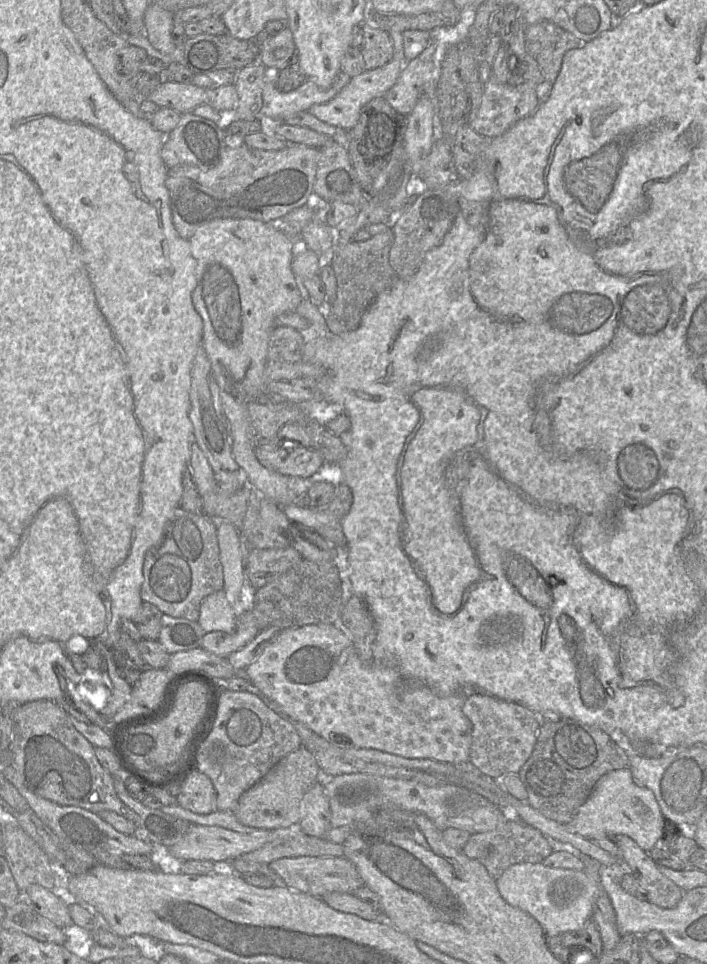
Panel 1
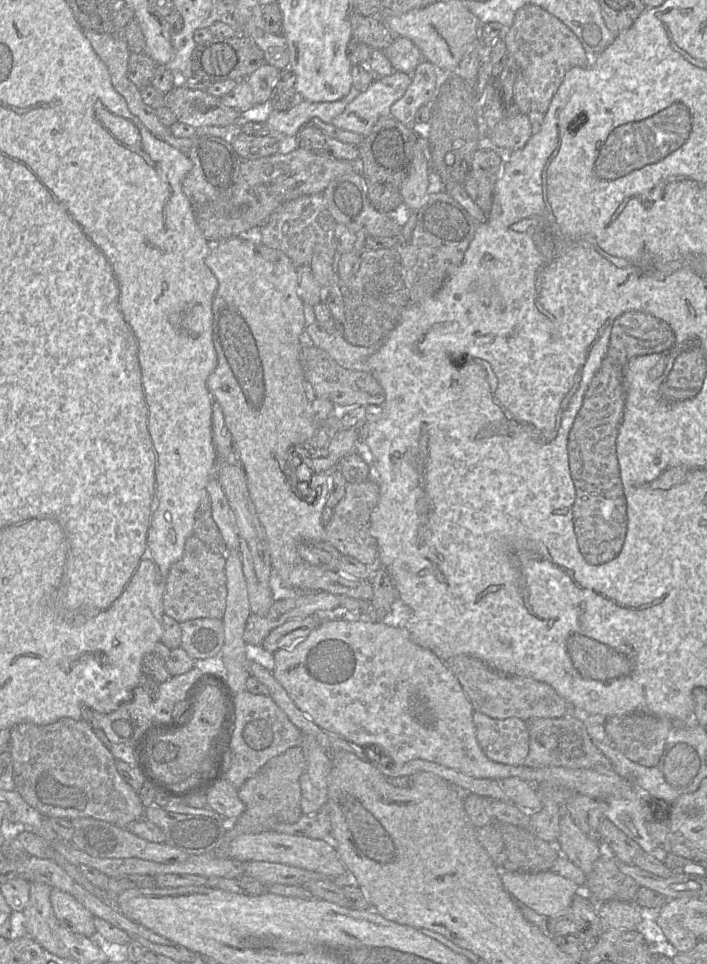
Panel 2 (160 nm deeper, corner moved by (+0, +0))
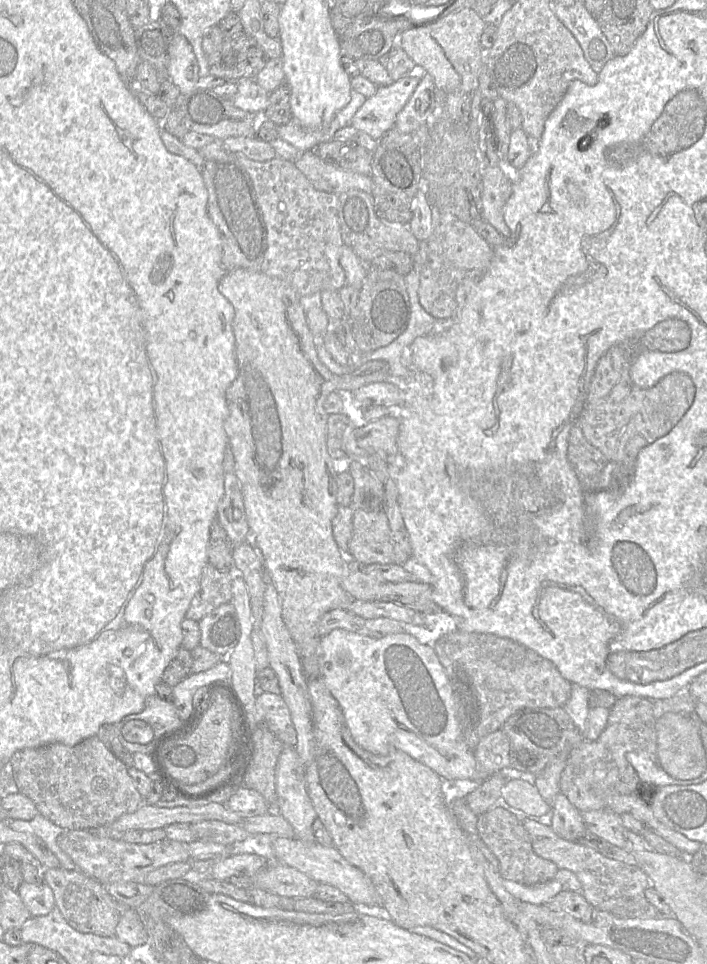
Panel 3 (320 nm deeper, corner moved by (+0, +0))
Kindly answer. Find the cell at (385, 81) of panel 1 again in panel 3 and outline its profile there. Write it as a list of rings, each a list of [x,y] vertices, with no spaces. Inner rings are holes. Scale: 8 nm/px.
[[[404,77],[391,85],[378,87],[376,93],[367,98],[352,118],[351,126],[365,132],[378,141],[386,132],[394,127],[397,114],[404,108],[421,79]]]

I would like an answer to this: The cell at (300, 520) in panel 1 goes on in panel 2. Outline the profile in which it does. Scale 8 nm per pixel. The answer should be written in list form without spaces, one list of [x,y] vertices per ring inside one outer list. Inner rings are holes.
[[[373,479],[347,483],[344,497],[334,508],[330,522],[325,525],[325,541],[332,544],[342,555],[354,557],[365,565],[377,565],[378,548],[376,539],[370,531],[370,518],[379,498],[379,485]]]

